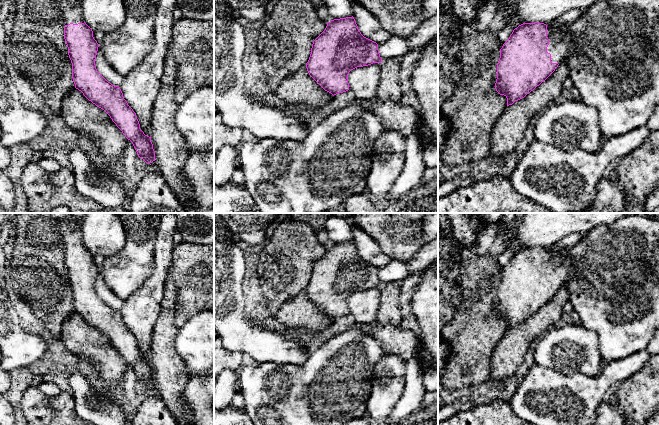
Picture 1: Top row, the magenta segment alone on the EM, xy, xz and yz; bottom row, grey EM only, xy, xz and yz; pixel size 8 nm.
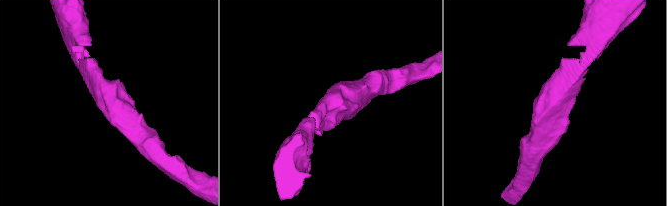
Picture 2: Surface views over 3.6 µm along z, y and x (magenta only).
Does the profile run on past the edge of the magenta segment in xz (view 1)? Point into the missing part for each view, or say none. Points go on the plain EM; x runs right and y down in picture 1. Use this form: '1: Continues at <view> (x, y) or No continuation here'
1: No continuation here

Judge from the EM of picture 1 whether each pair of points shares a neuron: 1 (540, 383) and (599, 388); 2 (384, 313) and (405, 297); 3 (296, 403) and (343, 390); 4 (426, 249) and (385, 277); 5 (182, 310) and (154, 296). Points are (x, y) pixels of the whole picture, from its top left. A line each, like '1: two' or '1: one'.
1: one
2: two
3: one
4: one
5: two

